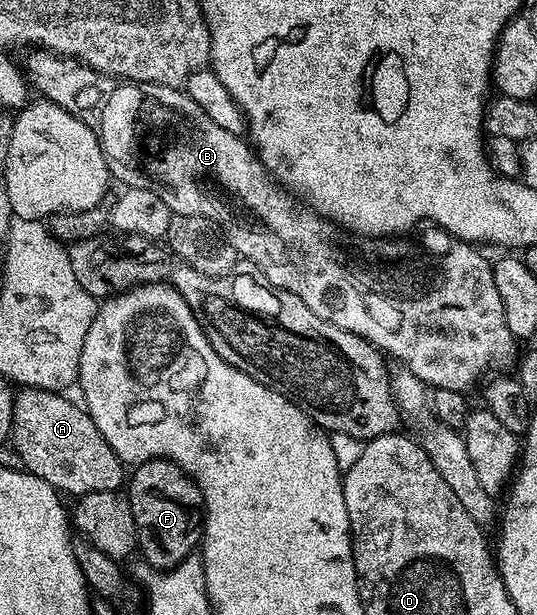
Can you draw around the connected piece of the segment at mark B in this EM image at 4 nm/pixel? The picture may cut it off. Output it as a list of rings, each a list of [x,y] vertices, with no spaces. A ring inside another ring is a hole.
[[[30,51],[27,53],[30,54],[26,57],[24,69],[28,74],[29,84],[33,88],[35,85],[42,92],[39,94],[45,100],[56,103],[60,107],[64,107],[72,115],[76,115],[98,136],[106,165],[110,168],[111,178],[115,182],[123,181],[121,184],[126,187],[152,190],[168,206],[171,214],[192,215],[218,226],[222,236],[226,238],[227,243],[233,247],[243,262],[255,265],[262,272],[266,282],[274,286],[275,289],[283,289],[292,295],[296,295],[296,299],[300,299],[300,303],[304,303],[304,307],[308,307],[308,311],[320,315],[320,319],[324,319],[344,331],[353,333],[355,337],[361,337],[363,340],[369,341],[389,358],[393,359],[395,357],[401,368],[412,371],[412,375],[416,375],[427,387],[433,387],[434,389],[447,389],[448,391],[465,394],[466,389],[473,387],[474,380],[481,373],[490,375],[495,371],[510,371],[515,368],[520,357],[519,342],[512,335],[512,331],[506,322],[506,312],[502,310],[500,291],[496,291],[496,279],[494,278],[494,266],[491,258],[482,257],[481,251],[478,250],[481,248],[475,247],[469,241],[459,241],[457,237],[451,237],[445,229],[437,227],[431,228],[431,233],[423,235],[422,245],[413,245],[412,242],[406,241],[410,239],[402,235],[363,237],[360,233],[351,233],[349,229],[343,229],[341,225],[334,224],[330,218],[314,212],[313,209],[308,207],[305,200],[299,199],[289,188],[279,185],[266,172],[266,168],[262,166],[261,161],[258,159],[257,152],[239,134],[224,131],[224,127],[212,123],[212,119],[208,119],[208,115],[204,115],[204,111],[200,111],[200,107],[196,107],[196,103],[192,103],[190,96],[181,88],[172,85],[143,85],[137,81],[123,81],[120,77],[110,77],[106,73],[96,71],[92,67],[88,67],[83,61],[73,57],[61,57],[59,53],[45,51]]]

